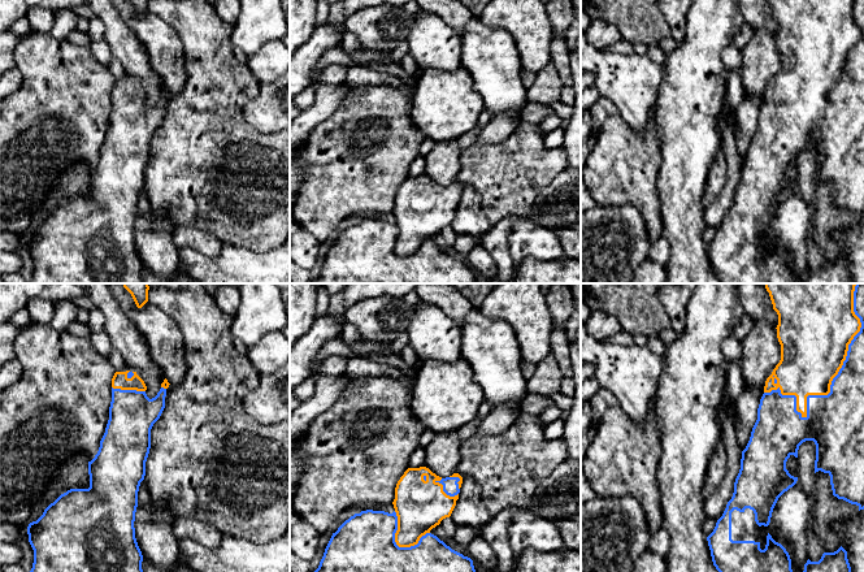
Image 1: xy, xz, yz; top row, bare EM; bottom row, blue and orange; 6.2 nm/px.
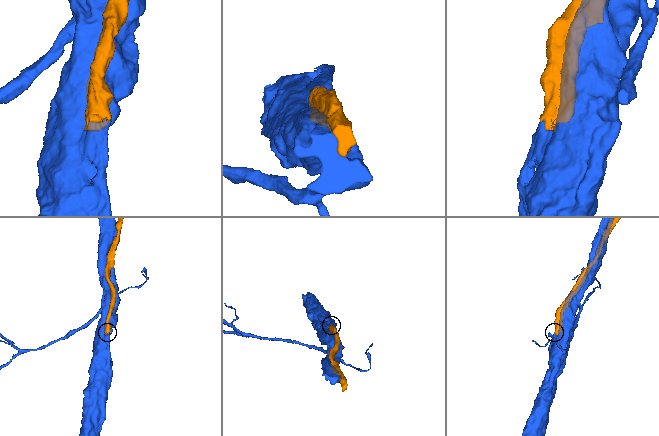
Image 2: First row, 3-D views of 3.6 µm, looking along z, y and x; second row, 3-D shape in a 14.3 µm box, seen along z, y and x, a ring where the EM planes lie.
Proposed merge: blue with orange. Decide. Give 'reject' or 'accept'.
accept

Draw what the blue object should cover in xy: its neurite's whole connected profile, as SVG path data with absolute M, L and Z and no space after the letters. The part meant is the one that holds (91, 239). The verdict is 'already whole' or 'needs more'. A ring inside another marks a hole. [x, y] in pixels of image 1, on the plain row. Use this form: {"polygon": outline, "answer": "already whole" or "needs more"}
{"polygon": "M116 81L112 87L109 129L95 166L88 170L90 196L70 198L51 212L43 224L29 233L29 251L34 259L32 277L26 283L143 283L143 264L135 247L138 200L146 185L151 157L151 138L165 117L169 91L165 87L157 104L149 108L147 95L136 81Z", "answer": "needs more"}

